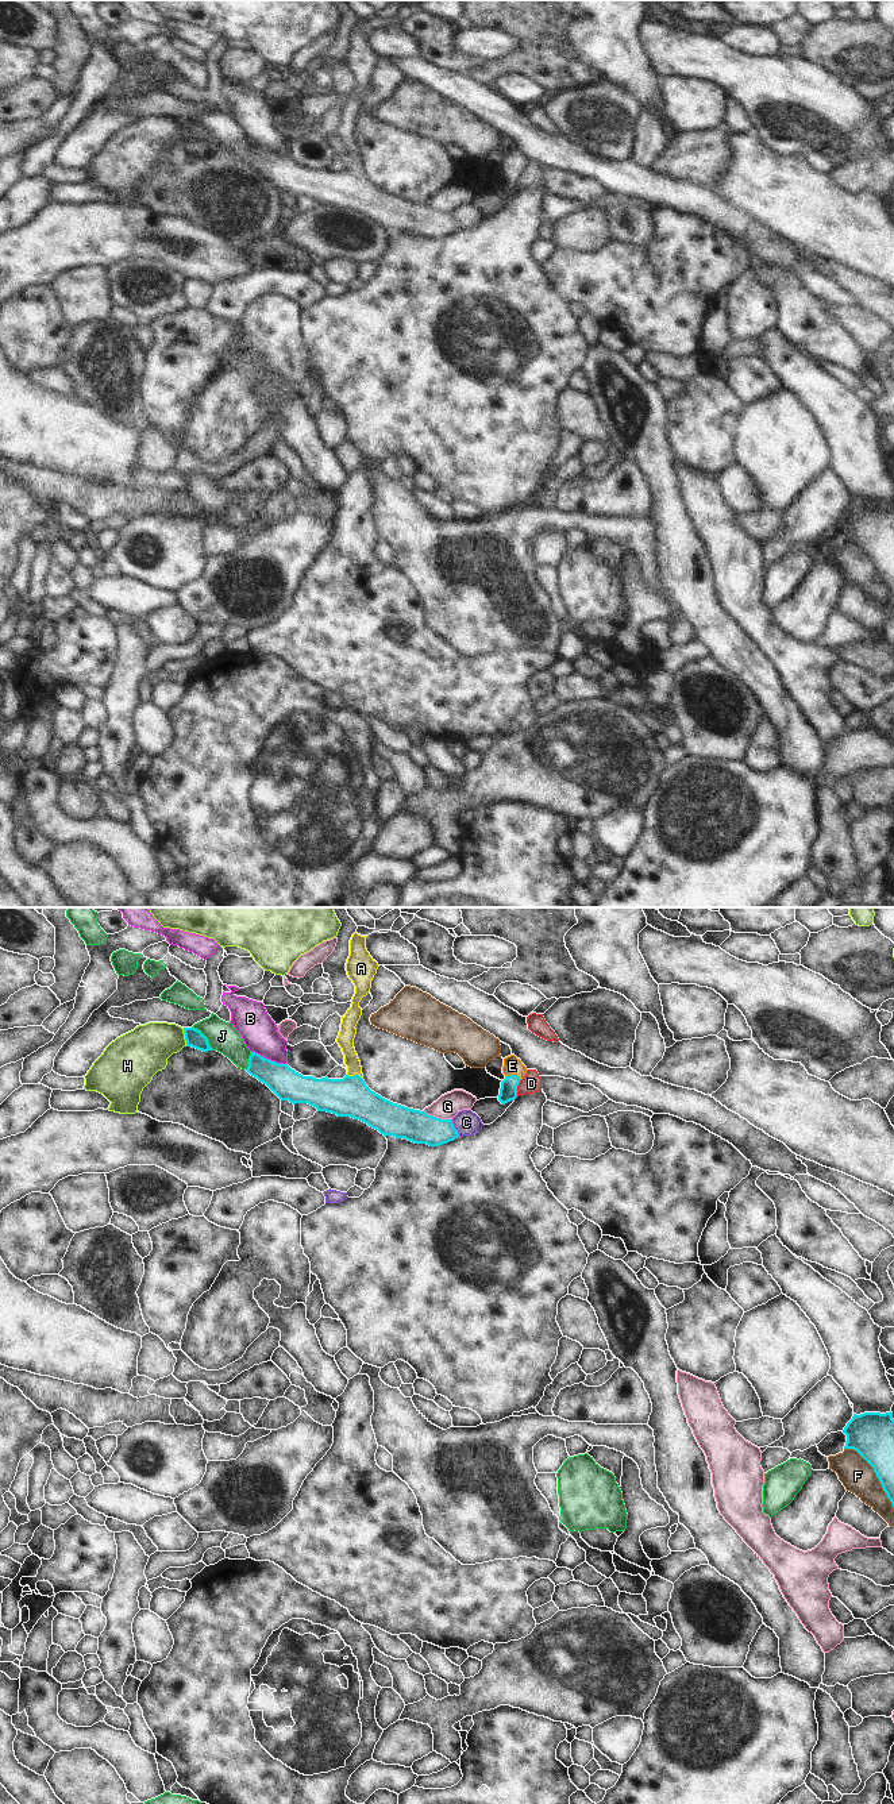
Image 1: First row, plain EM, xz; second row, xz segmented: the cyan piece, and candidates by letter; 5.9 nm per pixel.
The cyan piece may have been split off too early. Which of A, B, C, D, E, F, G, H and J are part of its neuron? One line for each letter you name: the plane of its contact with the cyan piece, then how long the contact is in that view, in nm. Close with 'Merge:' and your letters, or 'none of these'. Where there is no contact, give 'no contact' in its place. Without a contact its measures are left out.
A: xz | 100 nm
E: xz | 100 nm
Merge: A, E

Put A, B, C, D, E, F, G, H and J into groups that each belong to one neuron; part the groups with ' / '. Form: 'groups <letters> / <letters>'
groups A E / B / C / D / F / G / H / J

